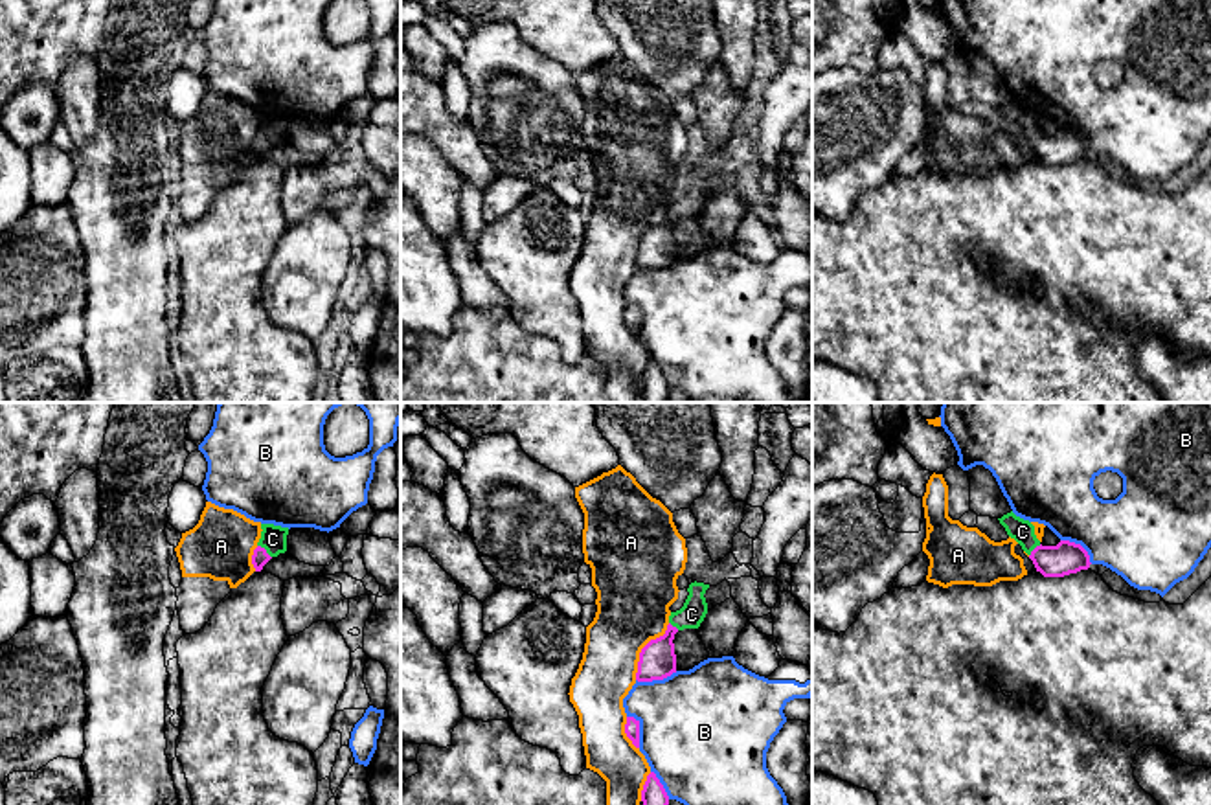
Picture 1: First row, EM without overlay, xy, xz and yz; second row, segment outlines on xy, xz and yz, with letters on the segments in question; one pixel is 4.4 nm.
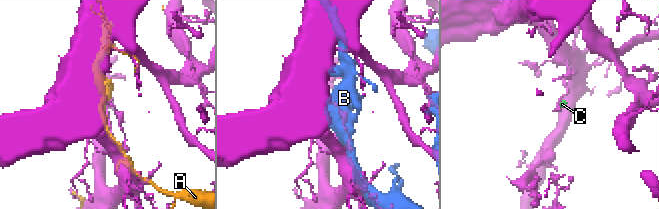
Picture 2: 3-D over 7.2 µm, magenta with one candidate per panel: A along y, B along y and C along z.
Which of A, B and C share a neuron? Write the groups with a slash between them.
A / B / C

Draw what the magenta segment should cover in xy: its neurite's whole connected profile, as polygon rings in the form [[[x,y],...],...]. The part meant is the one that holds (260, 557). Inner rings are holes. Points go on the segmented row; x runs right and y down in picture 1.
[[[261,524],[261,529],[261,539],[252,555],[252,564],[255,572],[261,572],[272,557],[287,551],[289,527]]]

